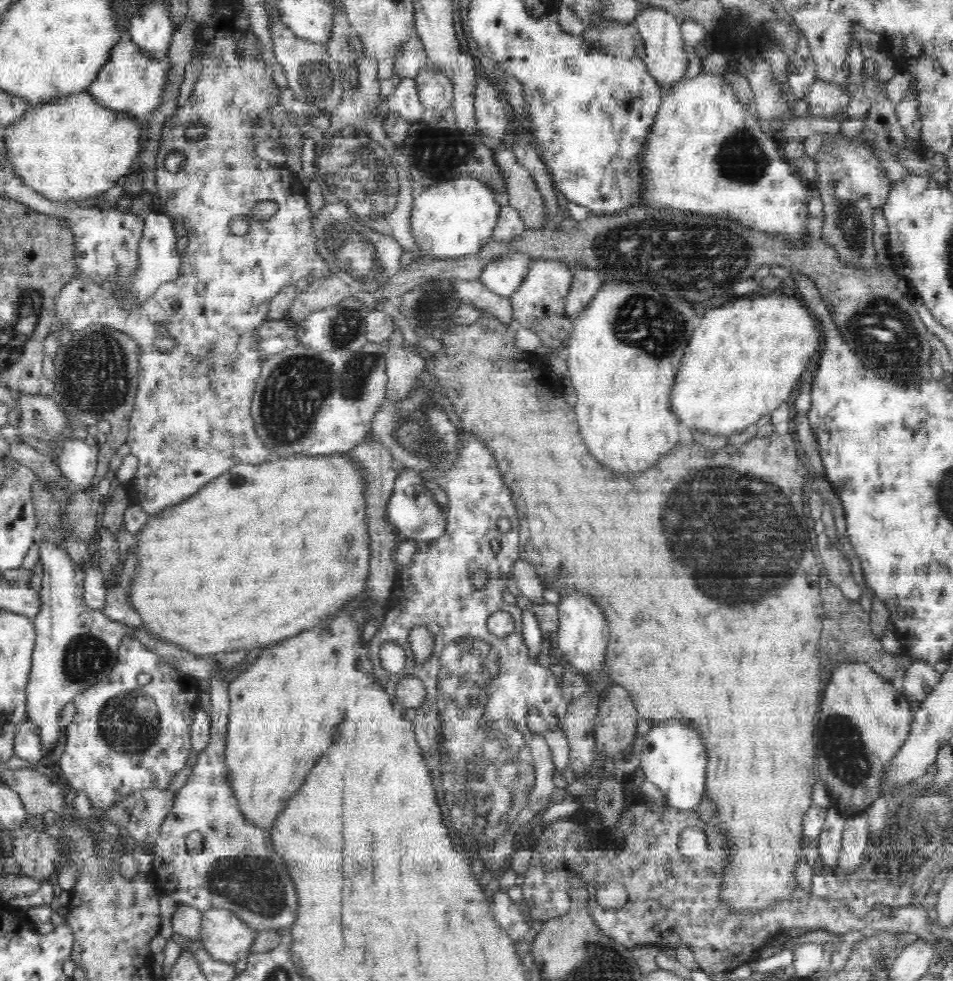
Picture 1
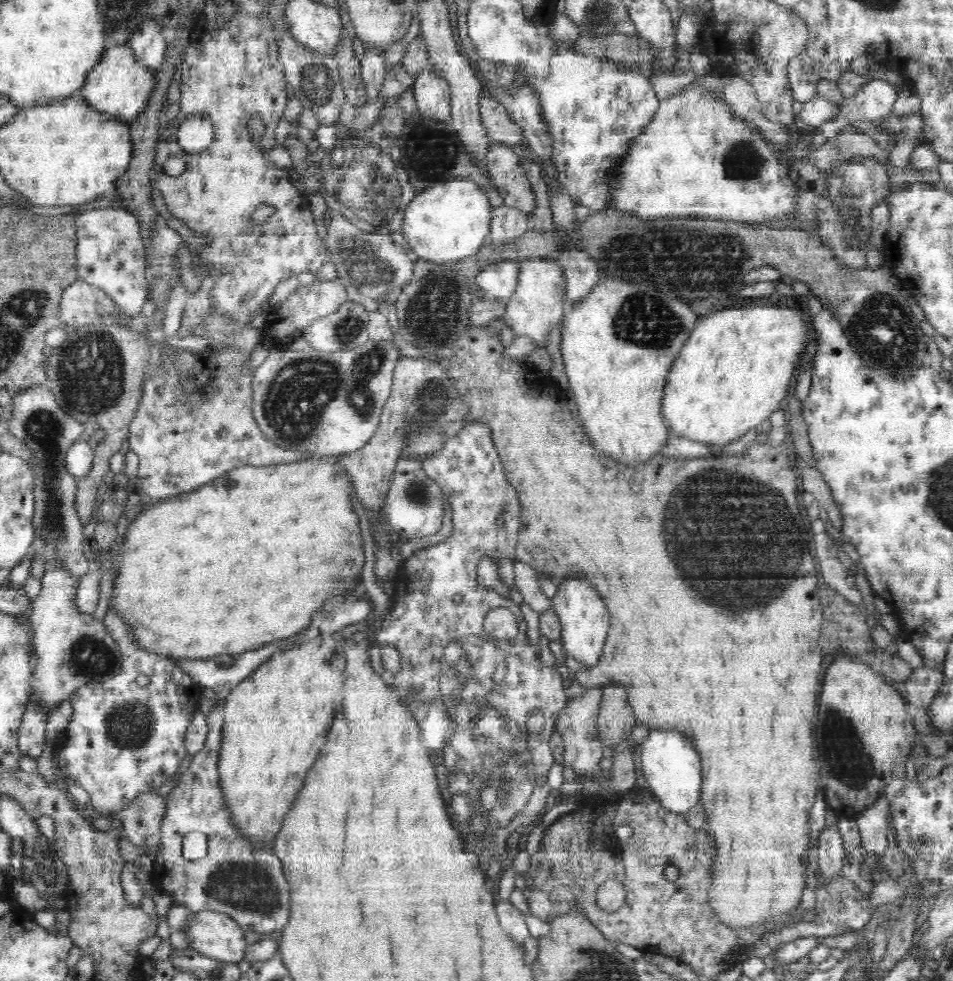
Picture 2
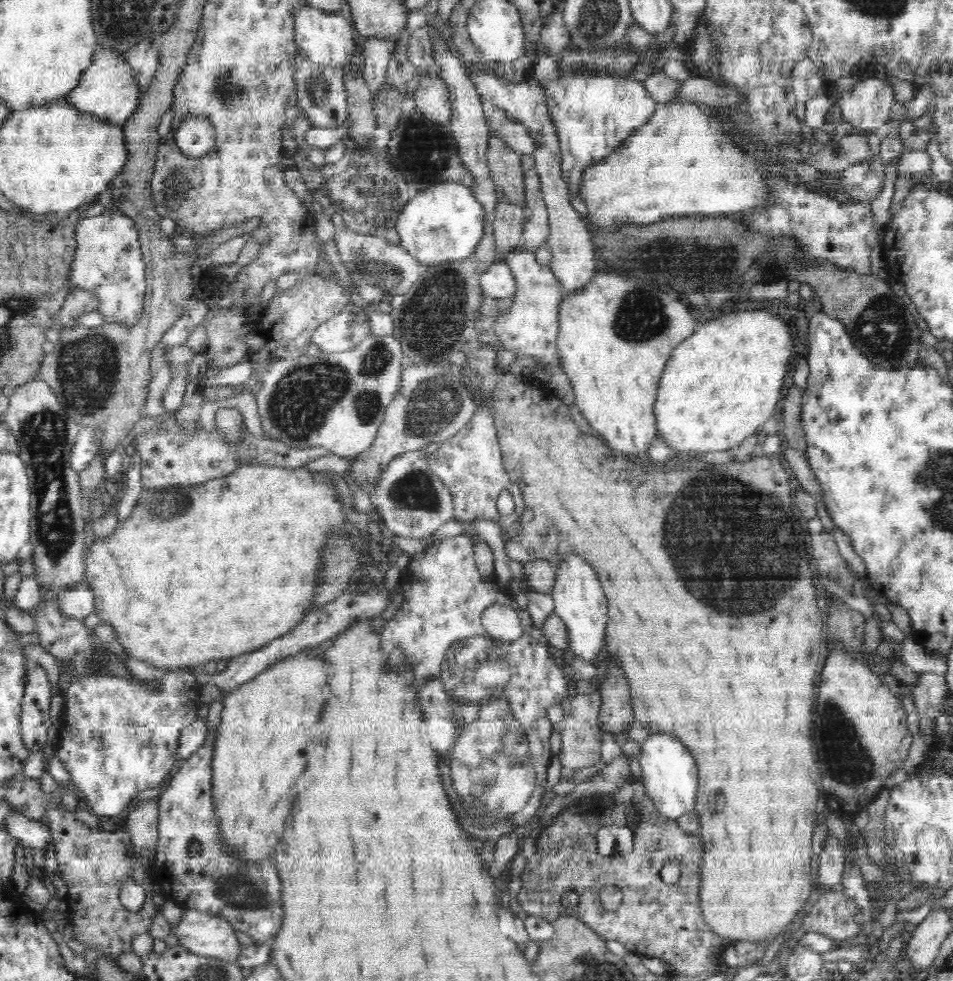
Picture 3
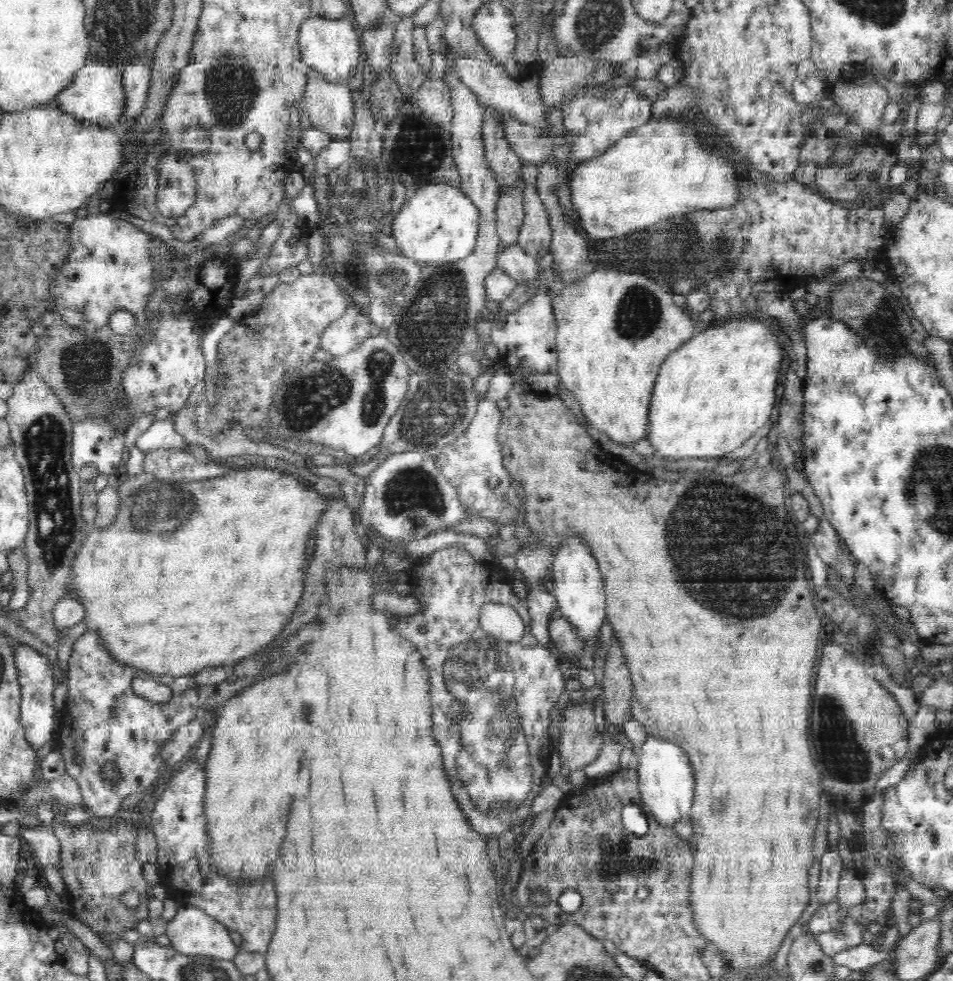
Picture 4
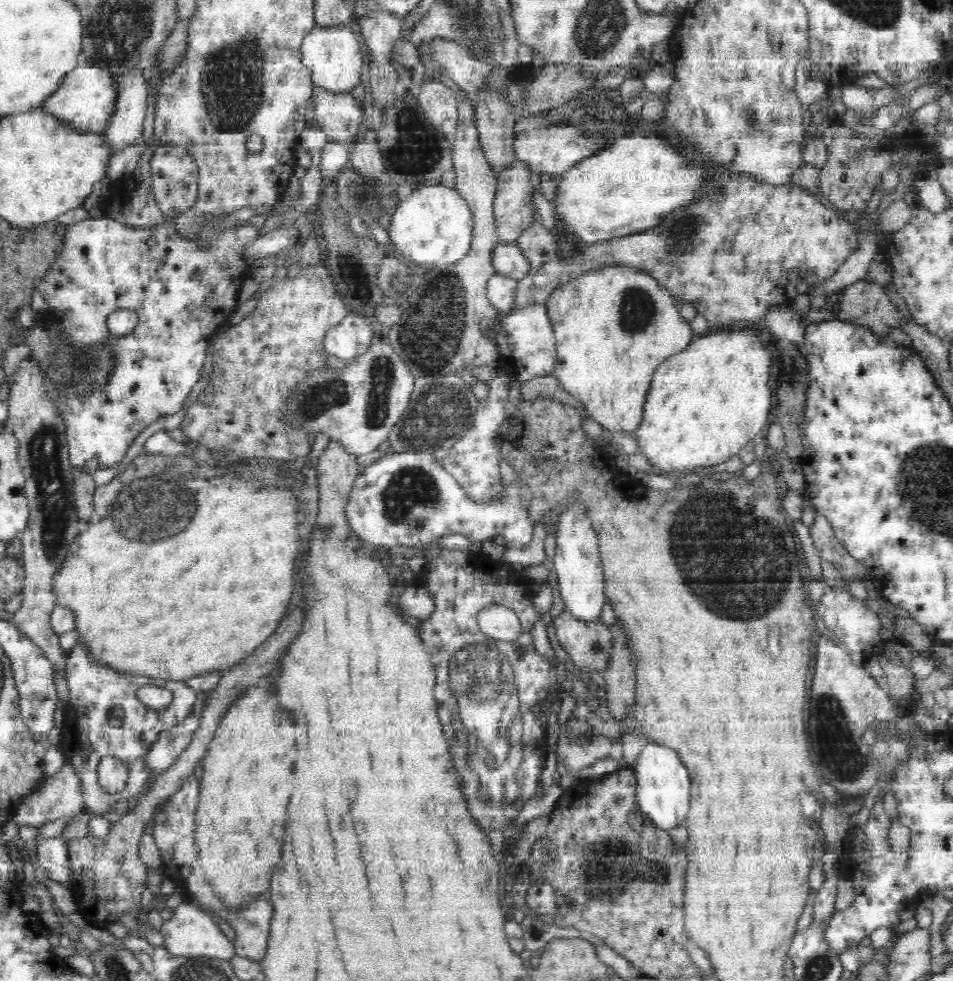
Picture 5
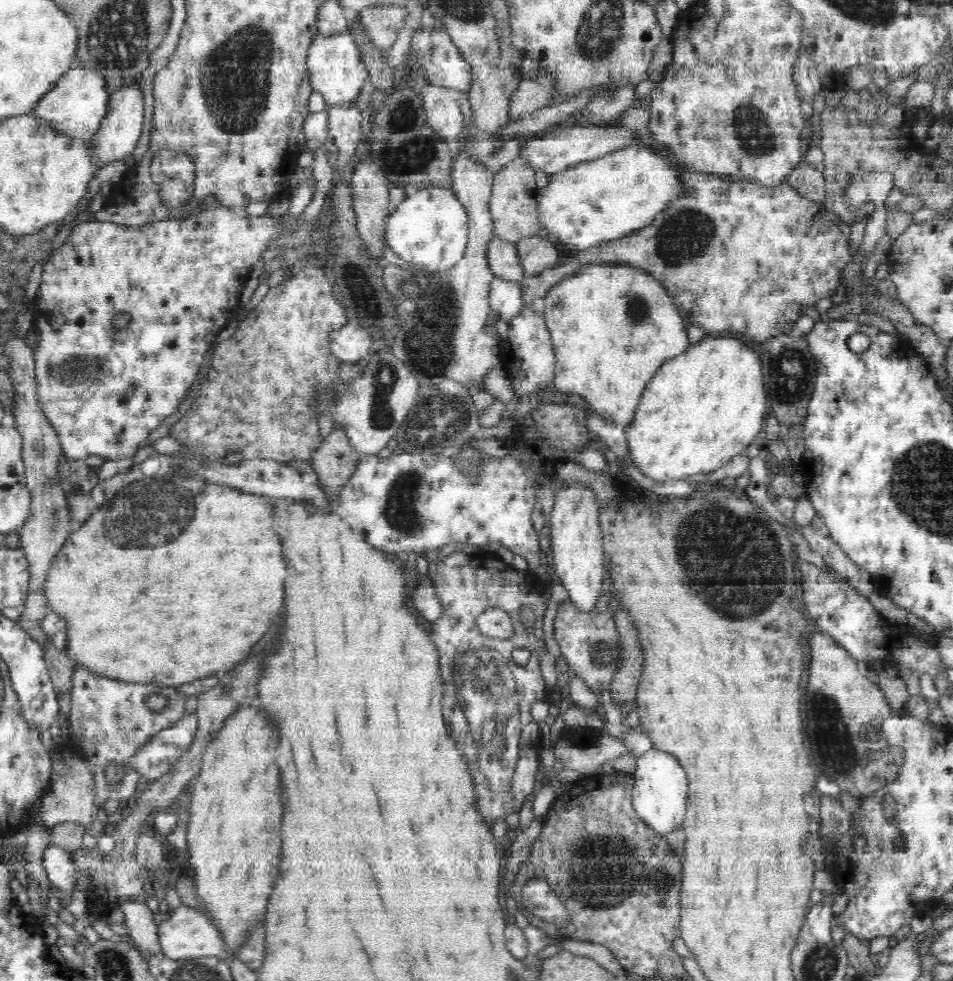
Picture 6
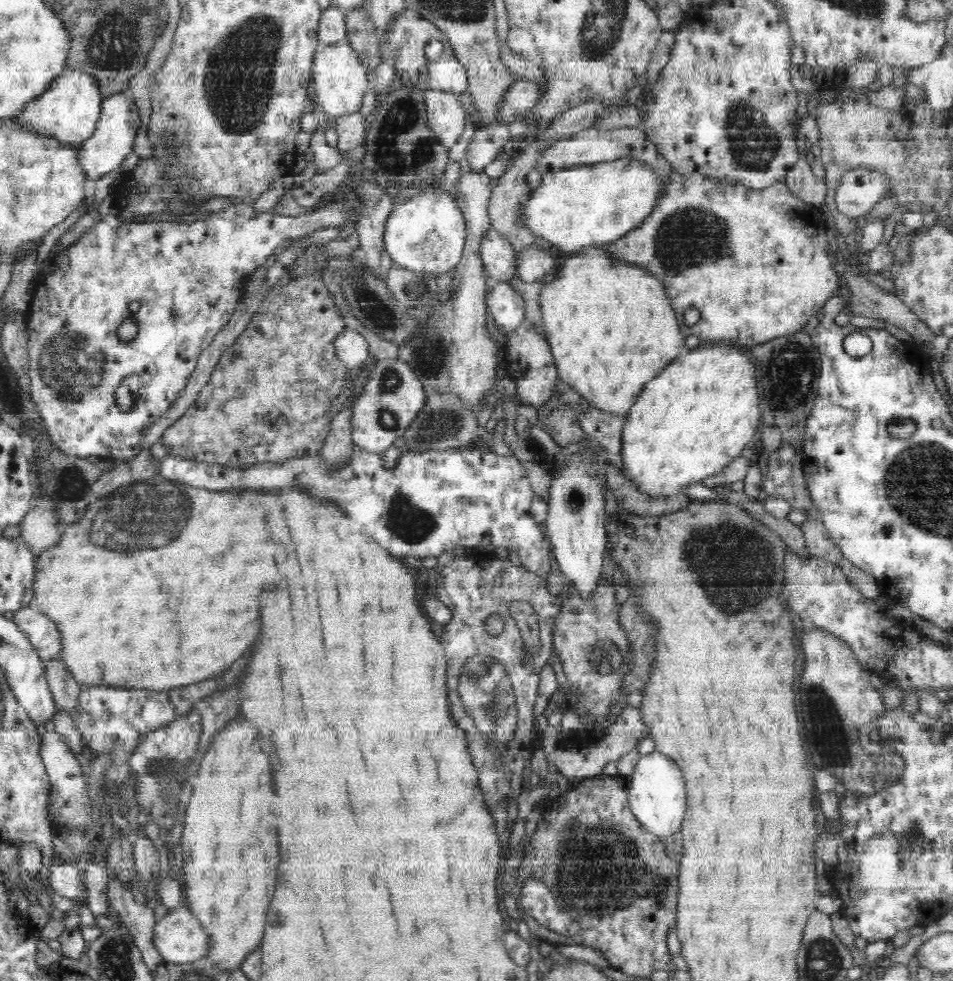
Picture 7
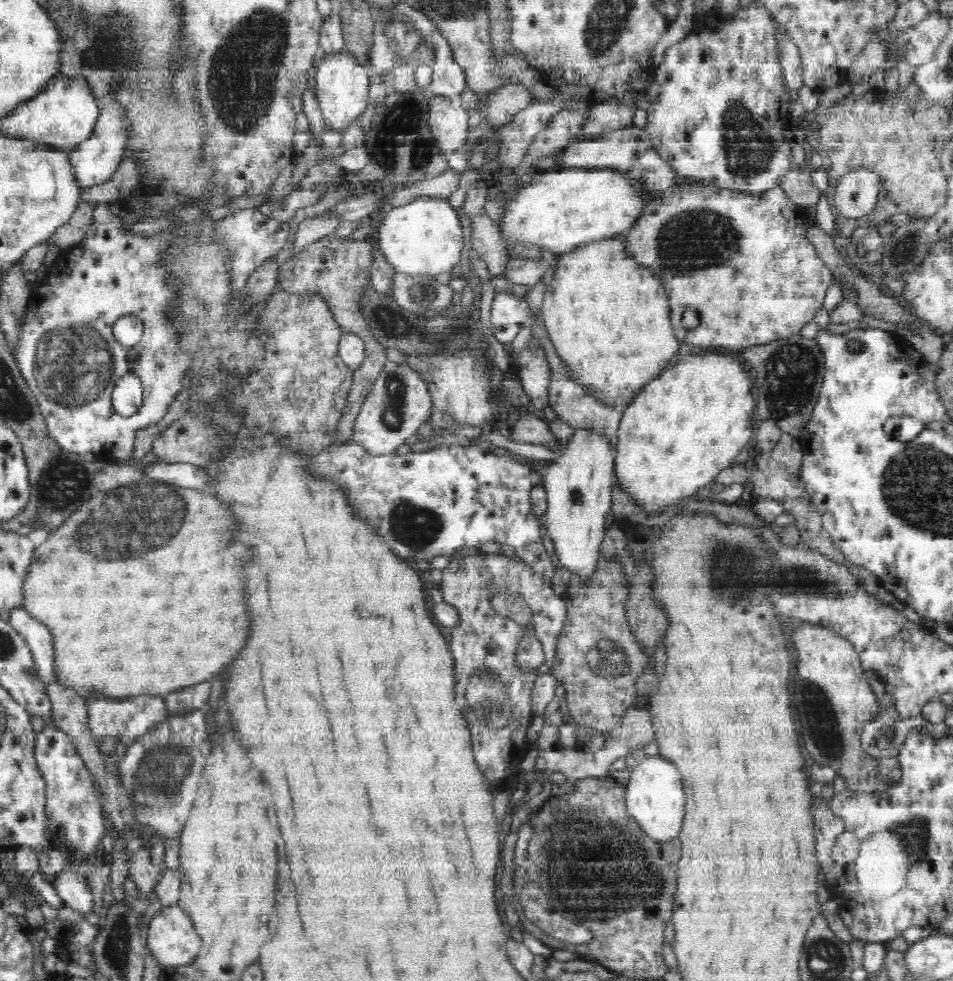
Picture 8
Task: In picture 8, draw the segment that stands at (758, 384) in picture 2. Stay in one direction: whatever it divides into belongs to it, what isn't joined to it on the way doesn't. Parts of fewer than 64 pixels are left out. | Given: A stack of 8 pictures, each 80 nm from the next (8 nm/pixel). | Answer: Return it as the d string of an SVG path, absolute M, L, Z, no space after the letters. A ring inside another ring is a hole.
M691 353L684 362L669 366L652 379L634 397L629 407L622 410L613 471L617 484L624 494L634 498L636 506L652 516L676 508L681 499L709 487L720 472L732 466L744 446L752 447L755 428L750 414L754 414L754 400L748 392L750 380L744 363L743 358L734 354L694 356Z

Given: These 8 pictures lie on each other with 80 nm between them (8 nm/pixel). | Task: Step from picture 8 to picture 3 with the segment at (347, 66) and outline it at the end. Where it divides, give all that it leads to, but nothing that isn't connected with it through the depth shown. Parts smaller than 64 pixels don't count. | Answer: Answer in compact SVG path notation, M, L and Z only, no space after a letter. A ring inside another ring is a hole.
M302 4L295 9L295 36L294 40L301 54L310 62L335 66L343 71L346 64L351 63L352 55L356 54L354 49L354 32L350 22L340 15L340 12L326 12L321 8L312 8Z

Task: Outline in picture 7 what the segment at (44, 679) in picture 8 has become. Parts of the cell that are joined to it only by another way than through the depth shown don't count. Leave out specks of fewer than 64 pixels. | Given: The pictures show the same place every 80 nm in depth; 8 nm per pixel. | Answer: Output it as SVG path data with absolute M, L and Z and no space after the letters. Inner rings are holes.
M30 605L14 612L14 624L27 634L40 660L46 665L61 649L61 634L58 627L45 614L36 612Z

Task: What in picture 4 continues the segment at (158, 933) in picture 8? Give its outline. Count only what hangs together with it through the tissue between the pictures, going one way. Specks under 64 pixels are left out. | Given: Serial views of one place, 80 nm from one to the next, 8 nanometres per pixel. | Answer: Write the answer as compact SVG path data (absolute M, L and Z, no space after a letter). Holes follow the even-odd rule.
M180 905L176 916L167 922L165 934L170 939L169 945L180 954L208 955L232 961L240 950L228 935L228 931L229 929L221 921L208 916L202 909L192 905Z

